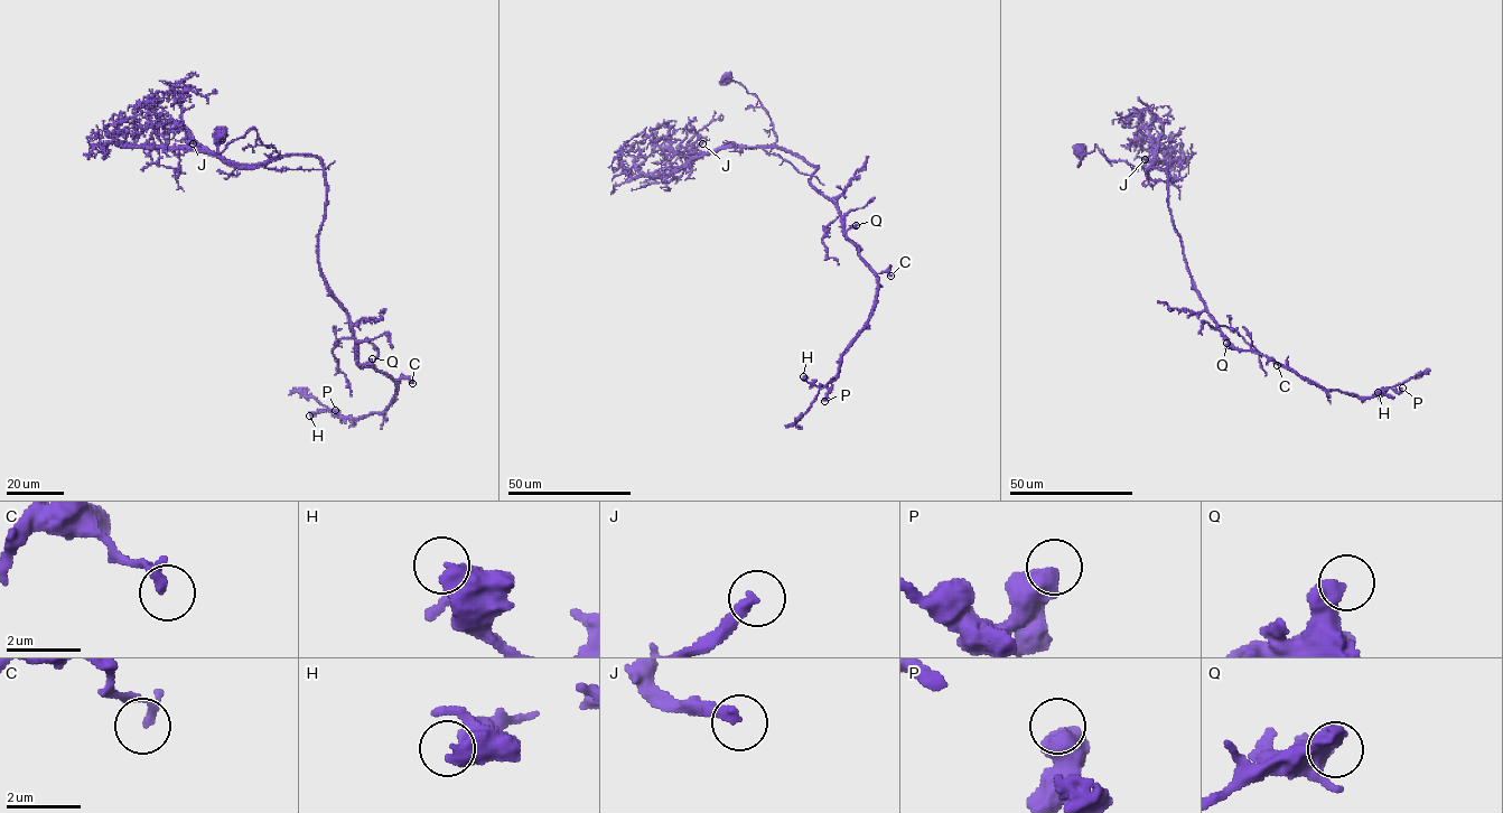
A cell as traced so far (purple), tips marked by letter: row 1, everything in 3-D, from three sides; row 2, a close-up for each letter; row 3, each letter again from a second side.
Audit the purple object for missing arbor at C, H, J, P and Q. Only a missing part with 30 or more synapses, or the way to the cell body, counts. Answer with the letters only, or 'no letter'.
J

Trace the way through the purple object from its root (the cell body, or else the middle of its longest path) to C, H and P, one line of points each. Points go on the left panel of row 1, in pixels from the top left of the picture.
C: (221, 134), (218, 151), (253, 128), (276, 158), (319, 160), (327, 291), (347, 315), (358, 362), (412, 383)
H: (221, 134), (319, 160), (320, 271), (358, 362), (395, 383), (382, 412), (309, 416)
P: (221, 134), (320, 161), (320, 271), (358, 362), (395, 383), (382, 412), (335, 410)

